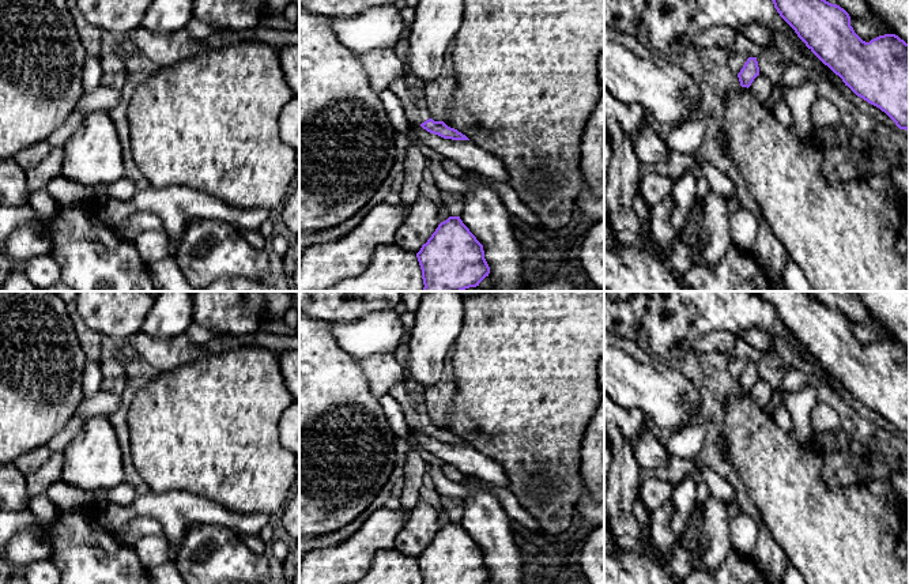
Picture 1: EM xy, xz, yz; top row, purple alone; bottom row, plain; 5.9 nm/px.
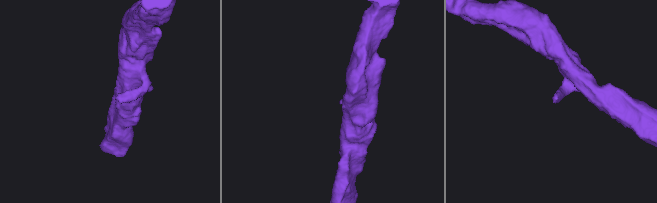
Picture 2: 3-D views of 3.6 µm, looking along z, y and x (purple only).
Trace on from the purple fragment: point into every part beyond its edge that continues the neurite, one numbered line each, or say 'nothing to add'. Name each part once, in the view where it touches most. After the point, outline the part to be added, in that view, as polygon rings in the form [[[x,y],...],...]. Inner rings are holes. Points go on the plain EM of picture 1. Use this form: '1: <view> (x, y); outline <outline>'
1: xz (415, 410); outline [[[404,380],[395,384],[389,391],[389,395],[393,396],[401,406],[410,427],[422,429],[430,423],[425,400],[414,398],[407,391]]]

